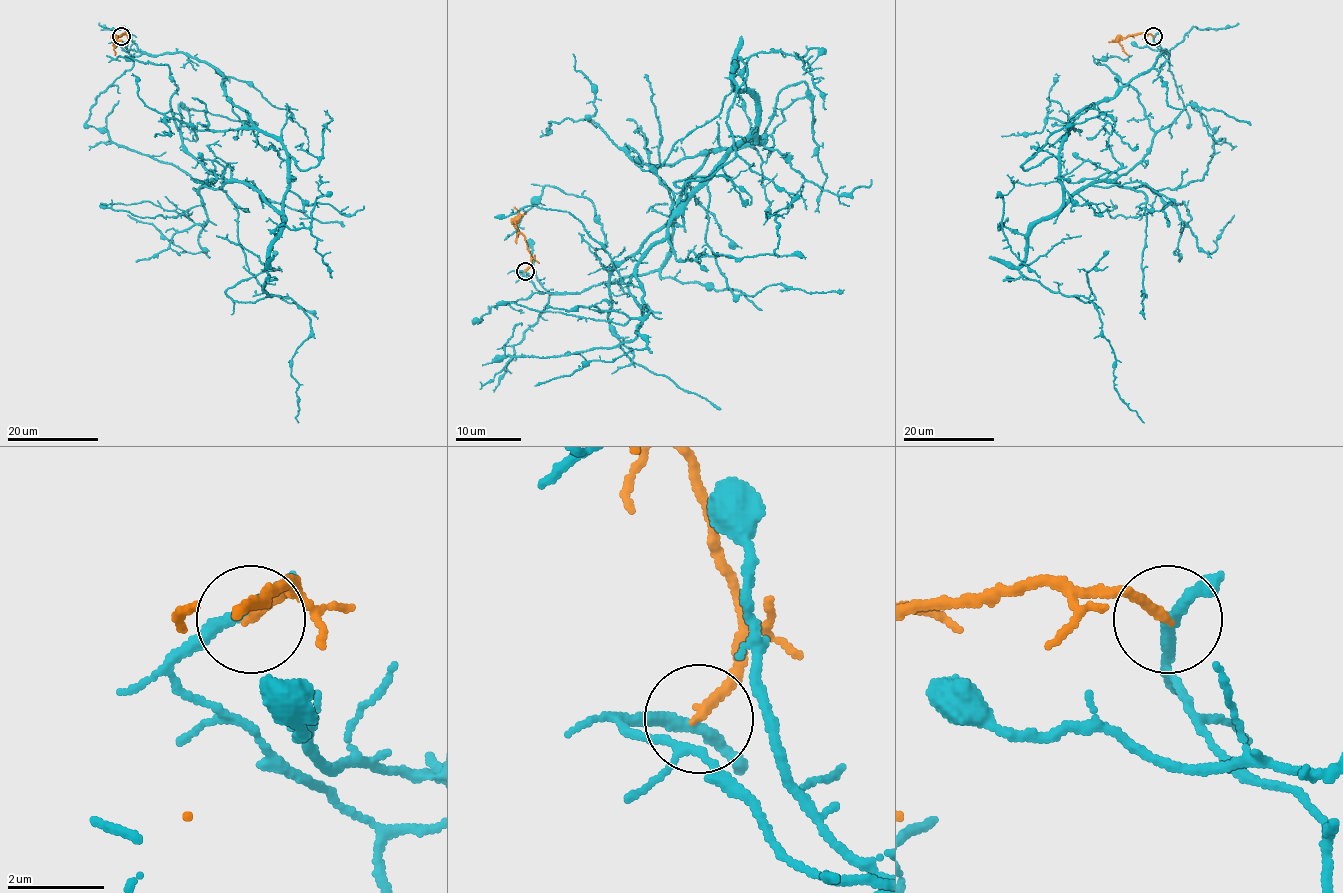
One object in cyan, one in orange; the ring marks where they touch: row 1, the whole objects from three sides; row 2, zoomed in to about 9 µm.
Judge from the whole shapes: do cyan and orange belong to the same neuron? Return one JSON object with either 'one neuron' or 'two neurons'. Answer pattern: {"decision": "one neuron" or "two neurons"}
{"decision": "two neurons"}

